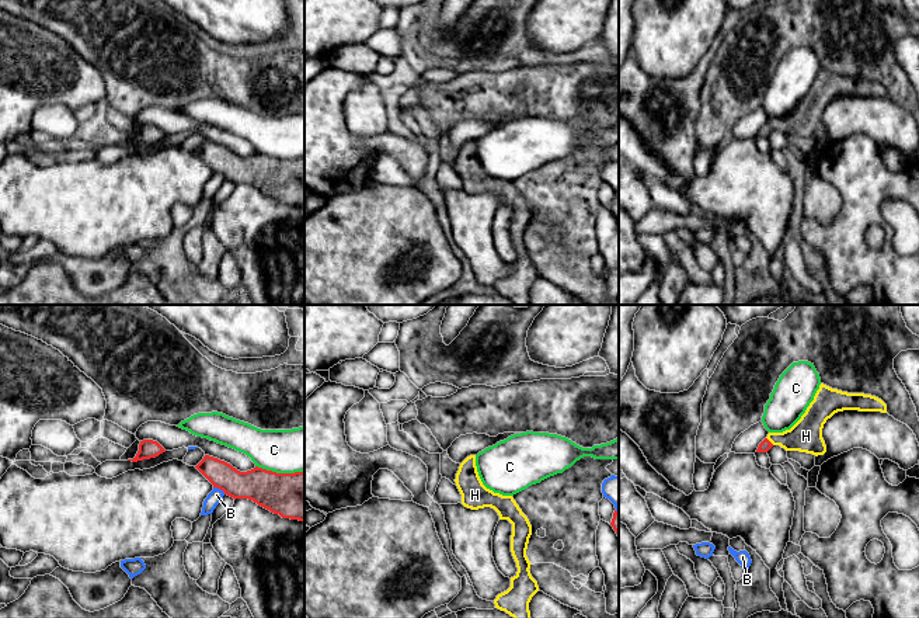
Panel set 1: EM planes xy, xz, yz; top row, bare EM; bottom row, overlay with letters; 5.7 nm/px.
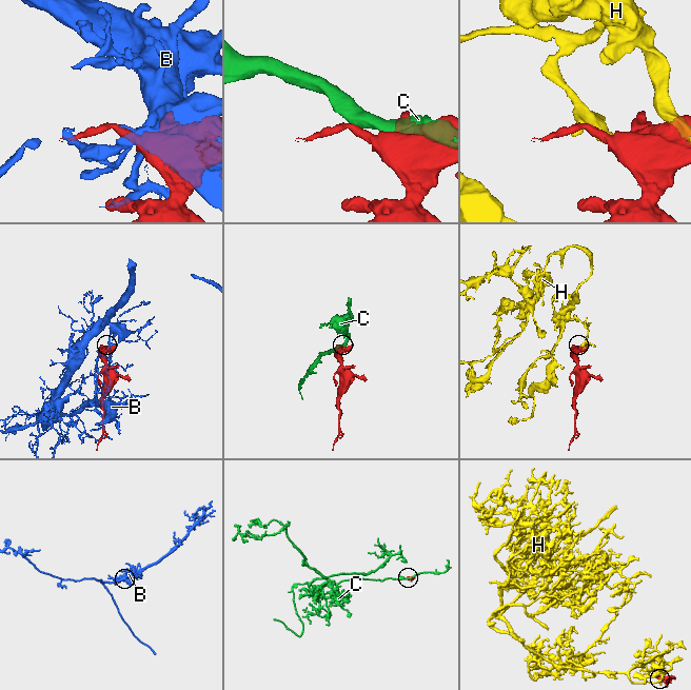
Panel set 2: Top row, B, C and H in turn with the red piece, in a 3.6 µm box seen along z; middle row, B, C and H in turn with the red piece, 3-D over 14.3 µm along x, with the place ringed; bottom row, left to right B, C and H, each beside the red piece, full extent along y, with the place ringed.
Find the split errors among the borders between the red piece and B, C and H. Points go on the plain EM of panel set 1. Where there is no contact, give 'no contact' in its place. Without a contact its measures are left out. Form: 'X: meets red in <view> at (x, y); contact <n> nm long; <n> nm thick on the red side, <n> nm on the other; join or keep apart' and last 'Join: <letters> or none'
B: meets red in xy at (219, 173); contact 80 nm long; 200 nm thick on the red side, 80 nm on the other; keep apart
C: meets red in xy at (279, 159); contact 280 nm long; 280 nm thick on the red side, 260 nm on the other; keep apart
H: meets red in yz at (769, 127); contact 60 nm long; 70 nm thick on the red side, 190 nm on the other; join
Join: H

